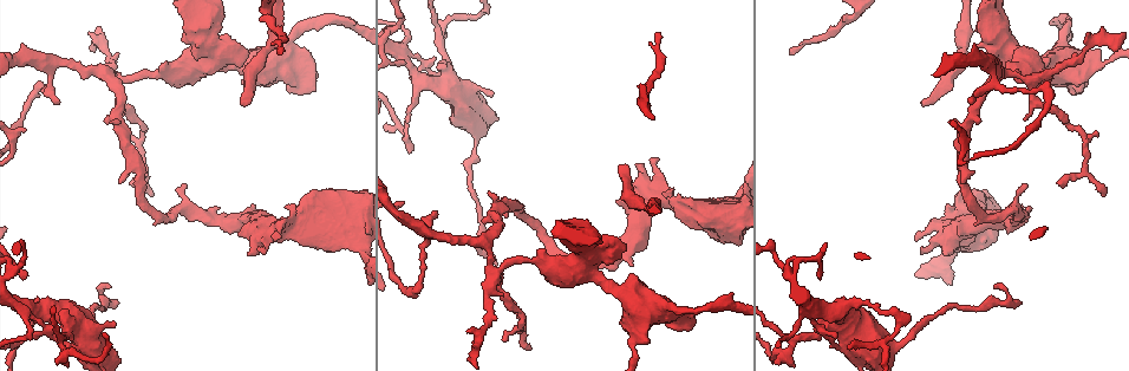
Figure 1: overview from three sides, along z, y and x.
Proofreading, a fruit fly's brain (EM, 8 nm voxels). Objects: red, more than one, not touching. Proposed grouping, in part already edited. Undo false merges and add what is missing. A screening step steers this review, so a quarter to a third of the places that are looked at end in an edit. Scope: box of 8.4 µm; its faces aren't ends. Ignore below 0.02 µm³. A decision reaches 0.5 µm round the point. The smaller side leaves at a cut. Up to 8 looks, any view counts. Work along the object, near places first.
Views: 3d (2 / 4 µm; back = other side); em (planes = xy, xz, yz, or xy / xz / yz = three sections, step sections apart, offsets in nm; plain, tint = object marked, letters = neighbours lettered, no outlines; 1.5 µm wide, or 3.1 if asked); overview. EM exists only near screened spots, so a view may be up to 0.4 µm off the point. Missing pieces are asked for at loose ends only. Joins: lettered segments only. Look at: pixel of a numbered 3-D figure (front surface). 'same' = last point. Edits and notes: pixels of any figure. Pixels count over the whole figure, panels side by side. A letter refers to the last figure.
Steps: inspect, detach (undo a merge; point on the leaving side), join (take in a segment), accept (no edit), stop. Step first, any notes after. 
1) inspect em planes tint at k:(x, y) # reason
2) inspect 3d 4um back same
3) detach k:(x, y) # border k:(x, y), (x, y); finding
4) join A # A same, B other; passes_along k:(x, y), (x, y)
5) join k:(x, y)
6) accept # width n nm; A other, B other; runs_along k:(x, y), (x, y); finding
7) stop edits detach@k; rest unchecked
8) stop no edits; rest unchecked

inspect 3d 4um at 1:(491, 264)

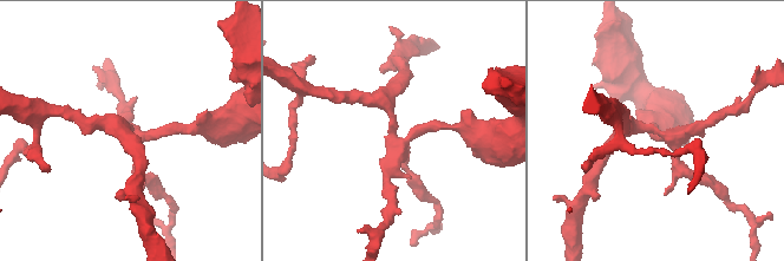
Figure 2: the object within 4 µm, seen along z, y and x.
inspect em planes letters at 2:(662, 135) # arms 4

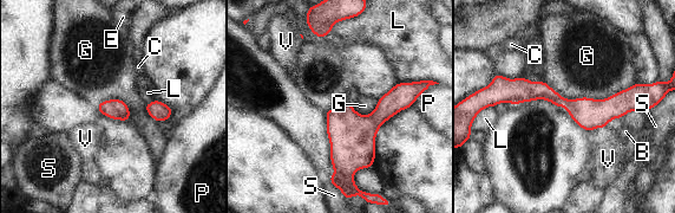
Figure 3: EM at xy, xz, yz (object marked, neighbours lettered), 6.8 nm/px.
accept # B other, C other, E other, G other, L other, P other, S other, V other; all the same neuron

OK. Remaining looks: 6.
inspect em planes letters at 1:(1047, 92) # sharp bend

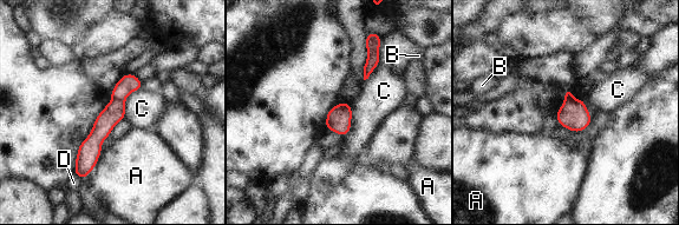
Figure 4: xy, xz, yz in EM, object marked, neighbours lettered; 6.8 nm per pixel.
detach 4:(113, 112) # A other, B other, C other, D other; border 4:(112, 98), (123, 103); a second neuron is stuck on

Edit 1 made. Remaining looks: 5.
inspect overview

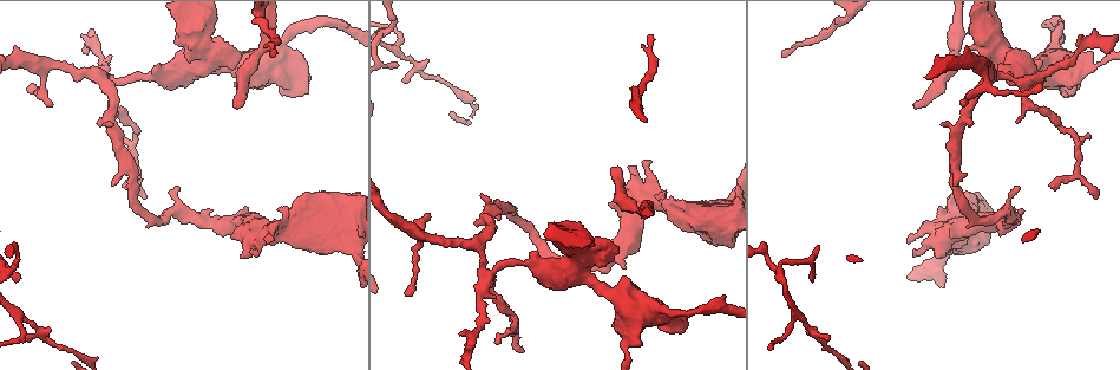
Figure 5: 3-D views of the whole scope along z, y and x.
inspect em planes plain at 5:(233, 107) # free end

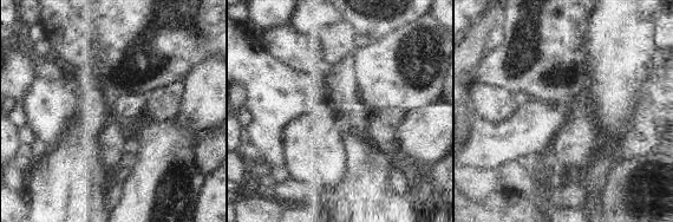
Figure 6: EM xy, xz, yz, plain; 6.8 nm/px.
inspect em planes tint same # where the object lies

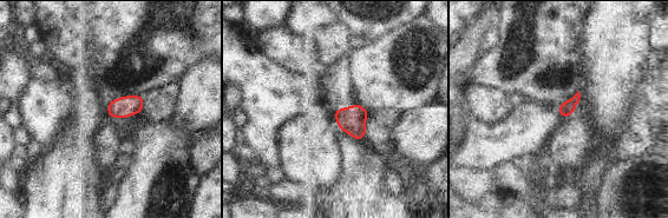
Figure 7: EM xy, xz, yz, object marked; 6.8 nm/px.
inspect em planes letters same

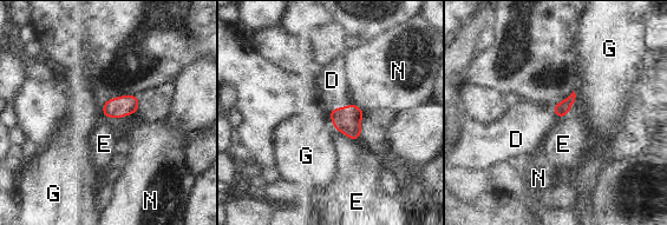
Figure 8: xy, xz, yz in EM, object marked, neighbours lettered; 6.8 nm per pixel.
join D # D same, E other, G other, N other; passes_along 8:(347, 119), (340, 107), (332, 80); it goes on there

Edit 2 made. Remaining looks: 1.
stop edits detach@4, join@8; rest unchecked

